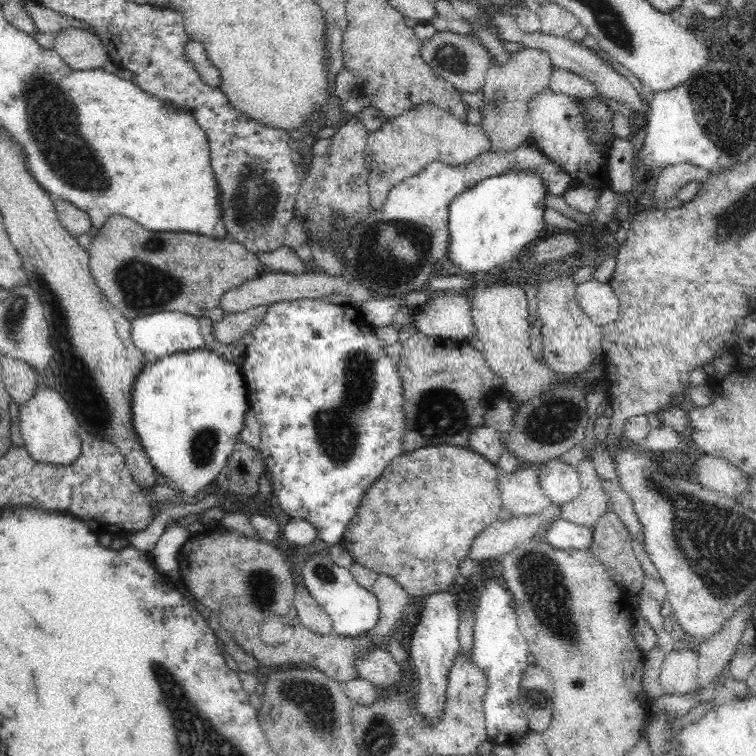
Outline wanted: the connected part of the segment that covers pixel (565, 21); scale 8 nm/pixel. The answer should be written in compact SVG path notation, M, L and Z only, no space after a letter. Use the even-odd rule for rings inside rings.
M552 1L540 3L535 13L541 24L541 32L548 36L569 37L570 32L579 25L576 16Z

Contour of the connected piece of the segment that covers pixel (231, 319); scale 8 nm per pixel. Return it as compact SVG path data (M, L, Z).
M268 307L254 308L236 315L226 315L211 324L214 341L220 345L230 345L239 340L252 343L251 330L264 318Z

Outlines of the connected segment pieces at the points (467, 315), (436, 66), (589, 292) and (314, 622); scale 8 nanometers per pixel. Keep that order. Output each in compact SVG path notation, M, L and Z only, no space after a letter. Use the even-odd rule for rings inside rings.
M448 292L447 296L434 295L432 302L425 307L425 312L416 318L420 333L437 338L463 341L470 331L475 331L471 308L465 294Z
M448 31L437 32L421 41L418 53L420 60L438 78L466 93L479 93L483 90L485 72L494 61L489 51L481 45L480 39L470 34L461 35Z
M591 280L580 284L576 287L575 300L588 319L600 328L618 319L618 298L608 283Z
M304 586L295 588L294 604L301 624L318 636L334 636L334 625L326 611L308 594Z

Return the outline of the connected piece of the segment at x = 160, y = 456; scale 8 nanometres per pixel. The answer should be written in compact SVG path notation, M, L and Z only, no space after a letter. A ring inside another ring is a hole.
M206 348L174 354L154 363L150 355L144 354L142 364L131 390L133 431L157 476L168 488L177 490L176 504L186 504L220 476L233 453L239 432L244 426L244 412L249 408L244 379L238 362L226 362Z

